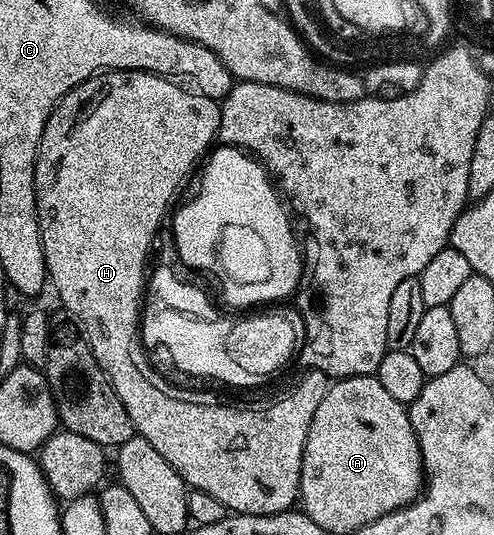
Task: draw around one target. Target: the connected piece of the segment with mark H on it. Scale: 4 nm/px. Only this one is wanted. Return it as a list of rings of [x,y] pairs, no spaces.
[[[110,71],[93,79],[85,88],[72,88],[56,103],[56,107],[49,114],[46,126],[42,130],[42,138],[36,155],[36,165],[34,166],[36,221],[40,227],[44,261],[48,267],[48,280],[51,287],[52,284],[56,287],[56,292],[60,295],[65,310],[70,315],[77,316],[80,319],[80,324],[84,327],[85,334],[88,335],[88,344],[92,347],[90,355],[95,360],[96,365],[107,374],[108,380],[112,383],[112,389],[118,394],[126,414],[130,414],[130,422],[135,435],[146,438],[146,442],[150,442],[150,446],[154,446],[154,450],[158,450],[158,454],[162,454],[162,458],[166,458],[166,462],[170,462],[170,466],[174,466],[174,470],[178,470],[178,474],[183,478],[189,489],[206,490],[206,494],[218,498],[218,502],[222,502],[222,506],[226,506],[229,513],[276,515],[279,512],[289,511],[297,503],[300,494],[302,454],[306,446],[306,434],[310,430],[314,410],[318,410],[322,398],[326,398],[330,378],[325,372],[305,371],[303,373],[305,376],[301,378],[300,385],[295,385],[292,388],[292,393],[287,402],[280,404],[280,408],[272,408],[272,412],[228,412],[228,408],[200,408],[196,404],[184,404],[182,398],[175,400],[165,378],[163,380],[152,369],[152,364],[148,361],[147,356],[149,353],[142,343],[142,293],[146,288],[144,263],[148,260],[148,251],[152,248],[152,239],[155,238],[156,231],[159,230],[160,223],[164,220],[164,215],[169,215],[168,203],[171,202],[172,195],[179,190],[180,183],[188,176],[188,171],[196,163],[199,165],[202,157],[209,151],[206,145],[200,144],[200,140],[215,141],[220,130],[220,104],[200,95],[195,90],[187,92],[184,88],[187,87],[181,86],[175,79],[167,76],[156,76],[152,72]]]

